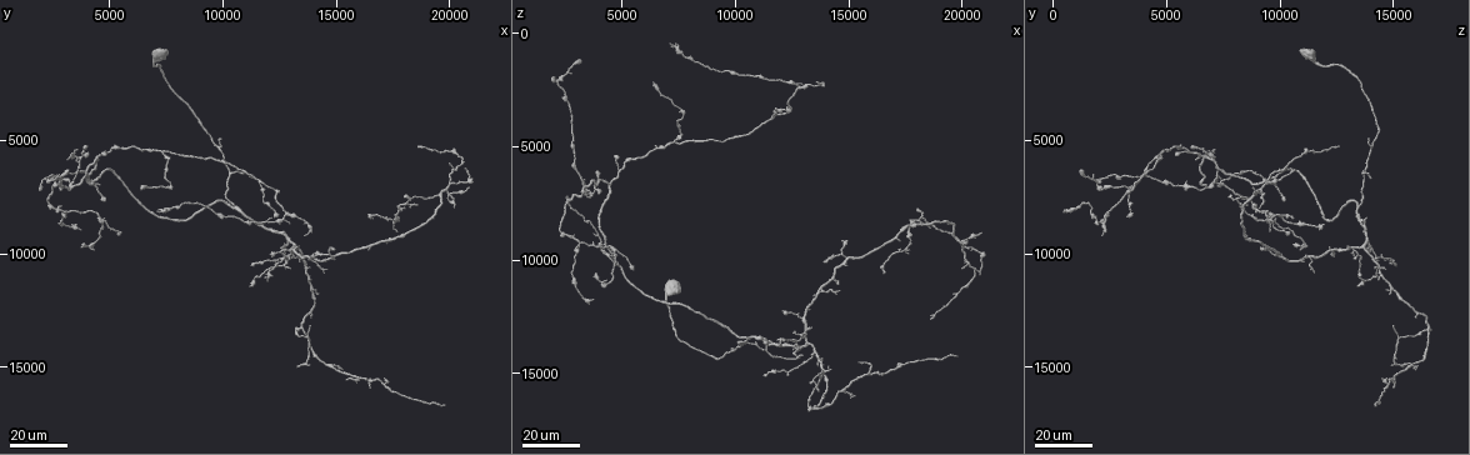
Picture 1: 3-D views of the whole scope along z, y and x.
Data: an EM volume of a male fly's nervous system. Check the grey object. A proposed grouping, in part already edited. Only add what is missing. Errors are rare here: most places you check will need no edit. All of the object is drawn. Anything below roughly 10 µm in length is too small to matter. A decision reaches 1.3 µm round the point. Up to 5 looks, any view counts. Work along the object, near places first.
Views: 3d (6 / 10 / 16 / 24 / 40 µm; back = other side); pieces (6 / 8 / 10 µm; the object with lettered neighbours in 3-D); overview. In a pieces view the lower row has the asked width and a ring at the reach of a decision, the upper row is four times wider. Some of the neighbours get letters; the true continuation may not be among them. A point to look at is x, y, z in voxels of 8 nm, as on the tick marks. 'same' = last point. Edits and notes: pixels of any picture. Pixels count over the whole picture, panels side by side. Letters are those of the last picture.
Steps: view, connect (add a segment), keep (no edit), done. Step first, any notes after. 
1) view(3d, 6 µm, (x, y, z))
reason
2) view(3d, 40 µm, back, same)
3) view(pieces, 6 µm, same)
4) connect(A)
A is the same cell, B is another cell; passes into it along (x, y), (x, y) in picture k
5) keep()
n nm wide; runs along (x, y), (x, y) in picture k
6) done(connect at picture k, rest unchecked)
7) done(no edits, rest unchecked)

view(3d, 24 µm, (18700, 7900, 8600))
tapers out

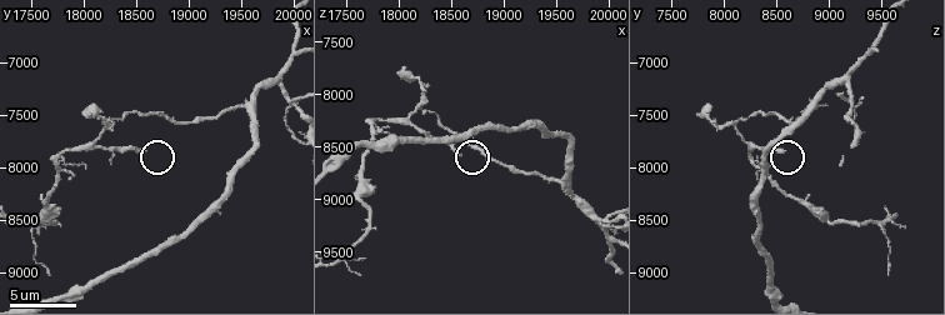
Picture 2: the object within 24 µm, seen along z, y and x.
view(pieces, 10 µm, (18600, 7860, 8560))
see the neighbours

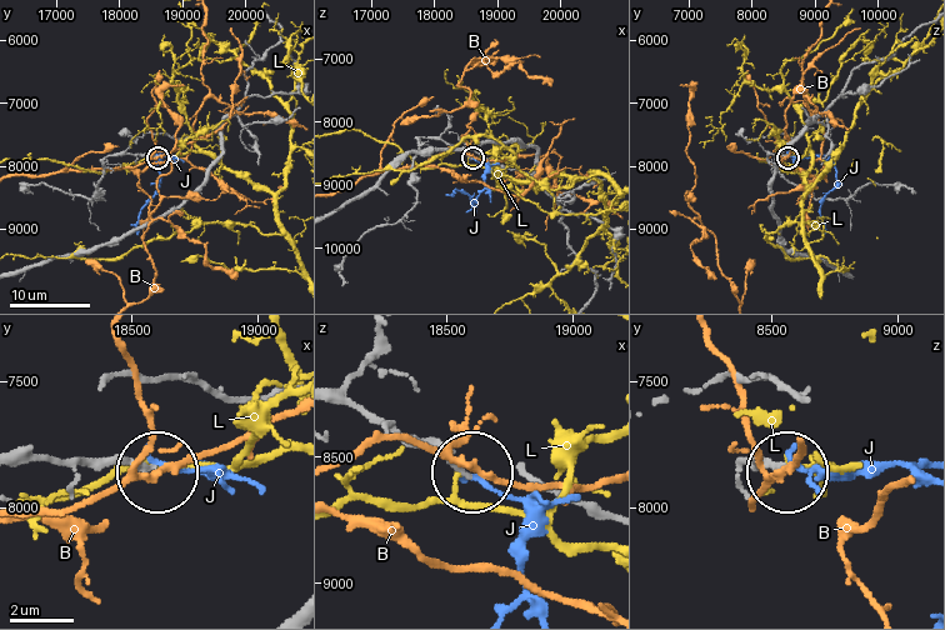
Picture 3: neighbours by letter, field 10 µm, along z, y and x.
keep()
B, J and L are other cells; runs along (38, 454), (126, 456), (148, 470) in picture 3; no lettered segment goes on from it

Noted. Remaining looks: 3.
view(3d, 24 µm, (15400, 15600, 14600))
free end

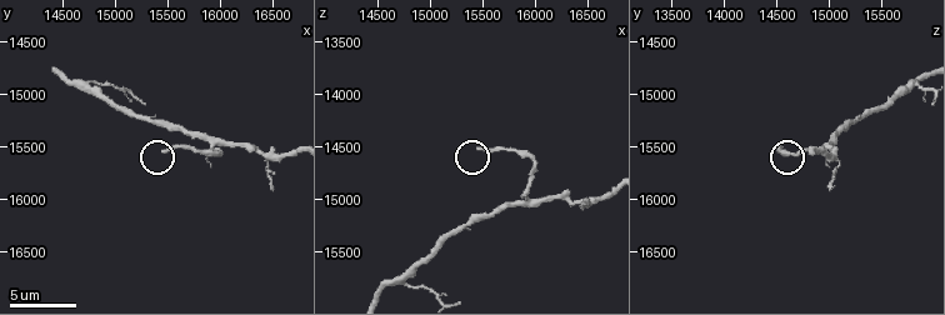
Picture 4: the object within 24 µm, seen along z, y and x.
view(pieces, 6 µm, (15480, 15540, 14540))

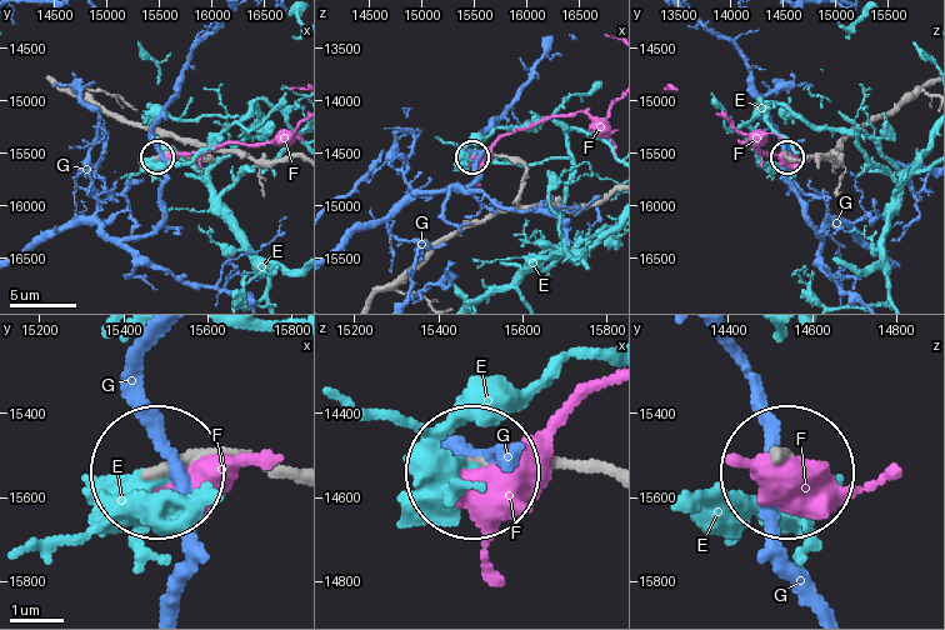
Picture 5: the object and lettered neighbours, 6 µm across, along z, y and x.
keep()
E, F and G are other cells; runs along (601, 473), (471, 468) in picture 5; no lettered segment goes on from it

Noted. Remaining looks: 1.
done(no edits, rest unchecked)

